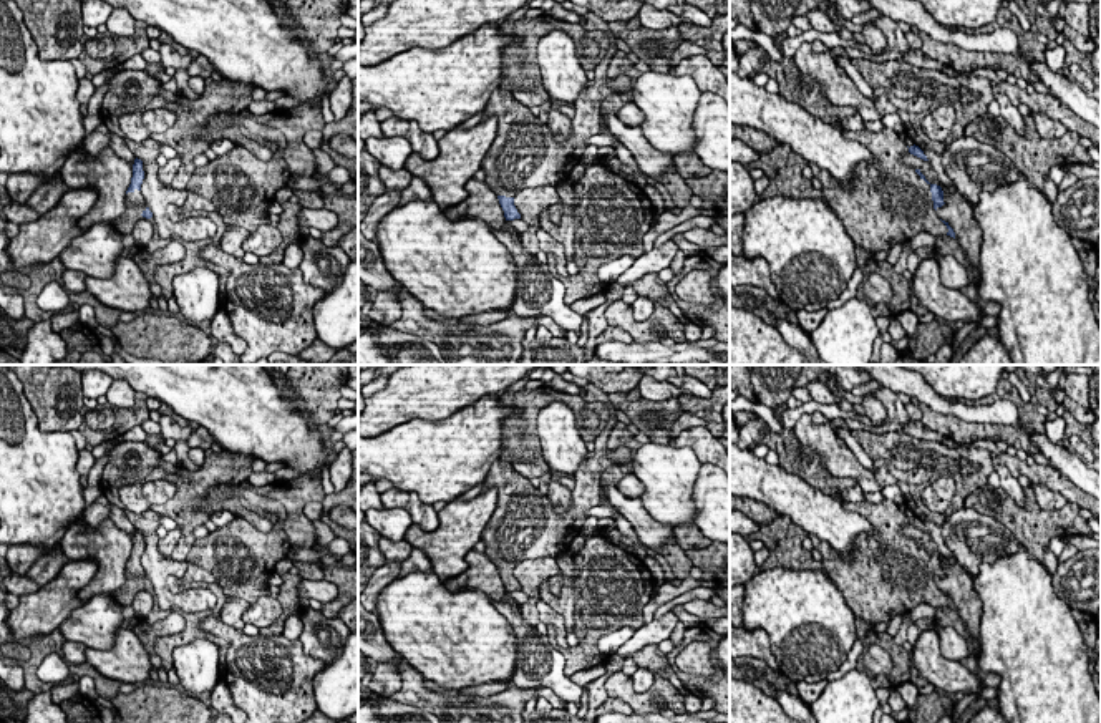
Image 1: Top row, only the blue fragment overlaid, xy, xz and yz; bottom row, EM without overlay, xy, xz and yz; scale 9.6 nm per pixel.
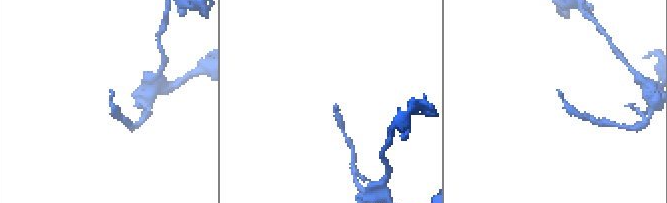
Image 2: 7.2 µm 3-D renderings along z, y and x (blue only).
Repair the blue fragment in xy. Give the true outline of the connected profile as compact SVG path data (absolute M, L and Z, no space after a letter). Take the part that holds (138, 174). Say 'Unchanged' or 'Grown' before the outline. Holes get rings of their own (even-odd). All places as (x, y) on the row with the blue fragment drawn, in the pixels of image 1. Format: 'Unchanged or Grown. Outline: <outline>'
Grown. Outline: M136 158L133 164L131 184L126 191L124 199L126 212L111 224L121 235L131 234L138 221L153 217L153 212L146 206L144 197L141 194L143 179L143 161Z

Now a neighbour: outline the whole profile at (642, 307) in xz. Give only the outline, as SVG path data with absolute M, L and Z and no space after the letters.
M638 295L638 298L632 303L632 310L637 322L645 322L653 313L653 302Z

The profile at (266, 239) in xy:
M265 224L260 226L255 232L250 232L250 235L242 242L242 249L245 254L264 257L272 254L280 244L280 230L272 224Z

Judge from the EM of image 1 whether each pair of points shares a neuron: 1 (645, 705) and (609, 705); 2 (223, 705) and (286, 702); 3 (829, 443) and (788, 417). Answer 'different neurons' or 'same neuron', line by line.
1: different neurons
2: different neurons
3: different neurons

